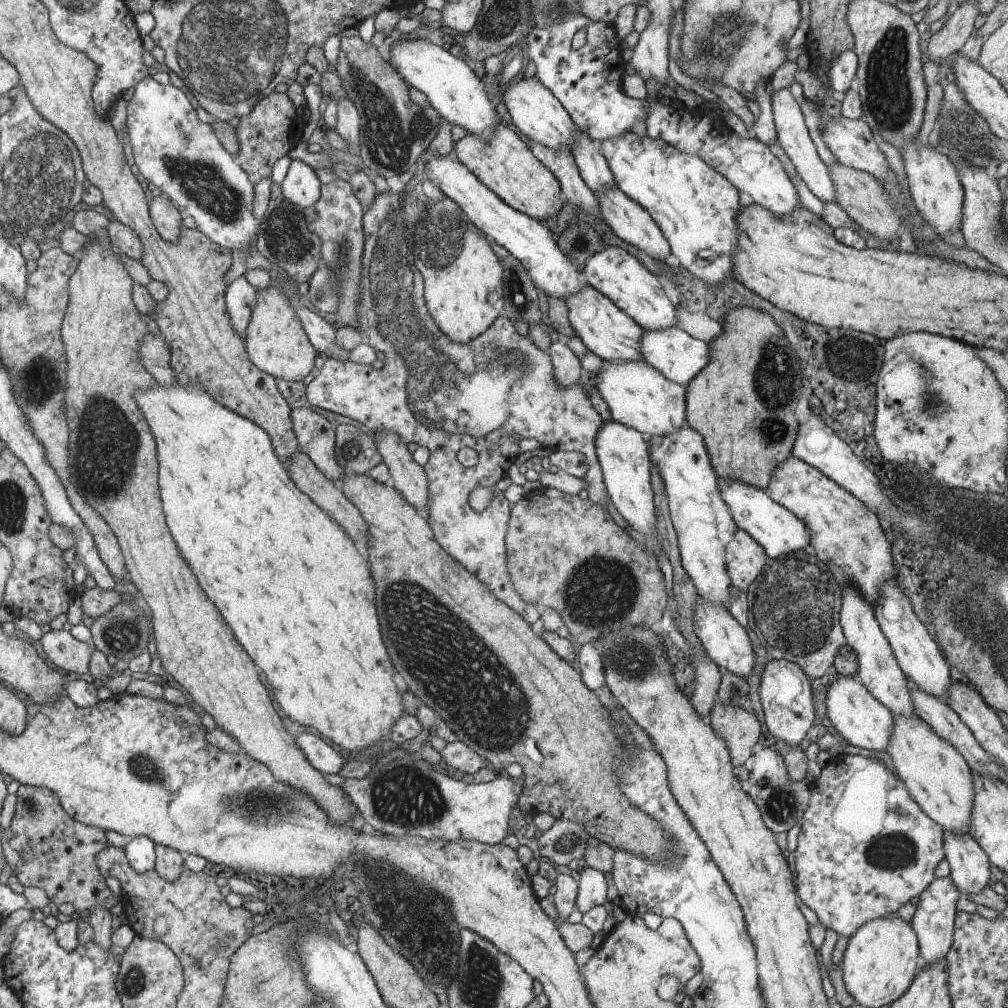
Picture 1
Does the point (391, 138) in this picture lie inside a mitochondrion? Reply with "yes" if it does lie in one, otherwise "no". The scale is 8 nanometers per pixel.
yes

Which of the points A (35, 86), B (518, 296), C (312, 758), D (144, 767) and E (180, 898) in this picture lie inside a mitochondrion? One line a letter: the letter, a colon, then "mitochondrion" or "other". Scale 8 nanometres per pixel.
A: other
B: mitochondrion
C: other
D: mitochondrion
E: other

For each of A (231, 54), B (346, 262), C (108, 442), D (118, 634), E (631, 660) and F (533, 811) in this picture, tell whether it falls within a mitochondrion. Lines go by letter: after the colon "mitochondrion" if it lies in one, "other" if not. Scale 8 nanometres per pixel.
A: mitochondrion
B: mitochondrion
C: mitochondrion
D: mitochondrion
E: mitochondrion
F: other

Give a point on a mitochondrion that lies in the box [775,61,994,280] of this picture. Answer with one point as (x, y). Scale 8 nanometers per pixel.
(965, 134)

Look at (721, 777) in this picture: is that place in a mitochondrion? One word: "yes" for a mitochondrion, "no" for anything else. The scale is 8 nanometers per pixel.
no

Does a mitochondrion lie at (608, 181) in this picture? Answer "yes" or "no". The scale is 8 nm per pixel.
no

